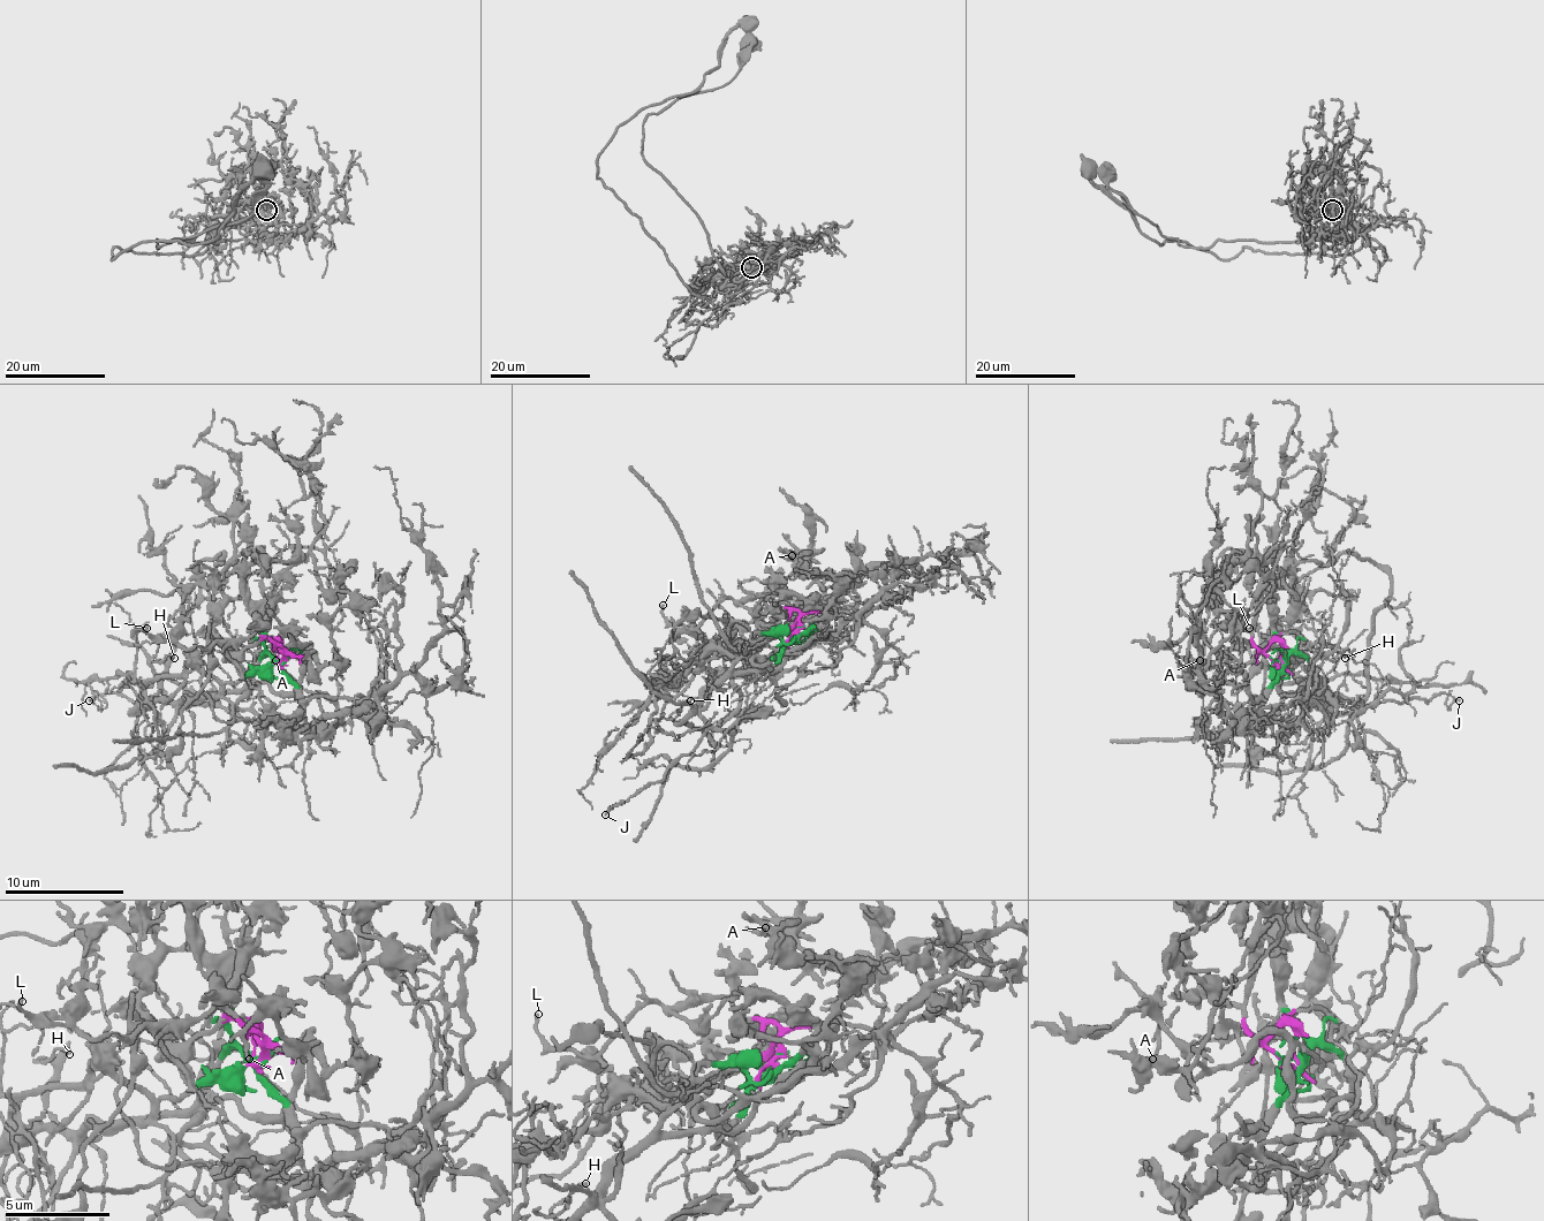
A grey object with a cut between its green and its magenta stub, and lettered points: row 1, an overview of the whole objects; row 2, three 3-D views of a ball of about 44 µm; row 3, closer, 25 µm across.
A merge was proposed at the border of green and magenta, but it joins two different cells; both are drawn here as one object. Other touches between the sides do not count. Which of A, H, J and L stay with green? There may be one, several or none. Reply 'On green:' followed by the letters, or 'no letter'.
On green: H, J

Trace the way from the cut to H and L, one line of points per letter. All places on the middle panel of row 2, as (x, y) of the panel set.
H: (795, 632), (789, 635), (756, 632), (744, 653), (679, 721), (682, 721), (670, 715), (690, 700)
L: (795, 632), (799, 621), (765, 597), (724, 599), (697, 627), (673, 623), (661, 612), (664, 606)

